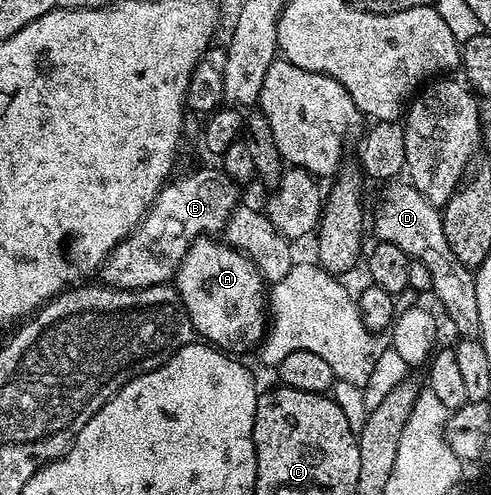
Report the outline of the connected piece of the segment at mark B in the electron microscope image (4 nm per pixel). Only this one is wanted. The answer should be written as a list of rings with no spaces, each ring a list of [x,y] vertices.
[[[220,167],[196,169],[189,177],[178,177],[165,184],[140,224],[104,258],[98,276],[105,286],[113,289],[145,289],[171,282],[188,248],[201,235],[216,235],[225,228],[228,216],[238,204],[236,182],[226,176]]]

